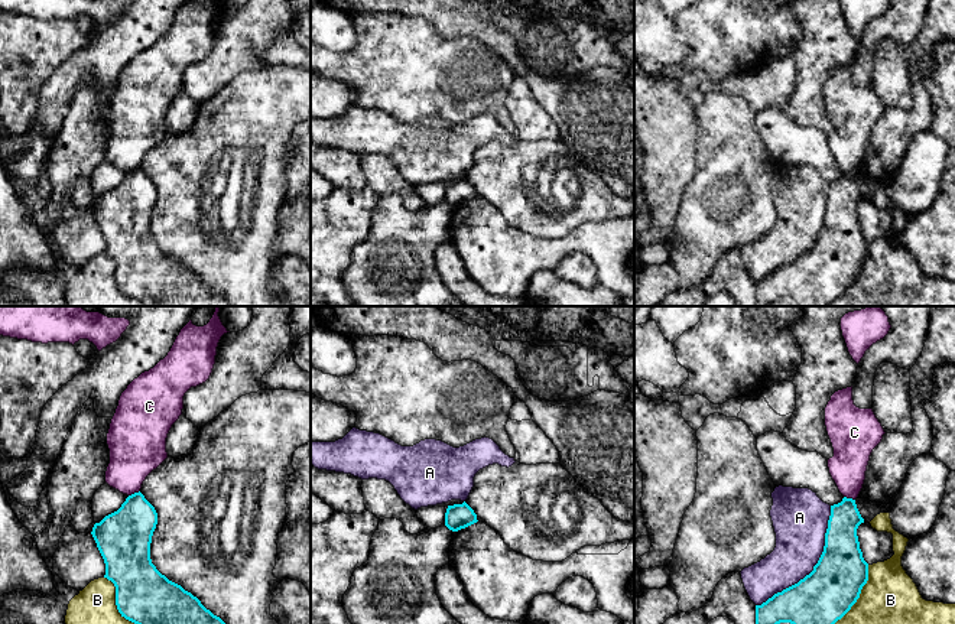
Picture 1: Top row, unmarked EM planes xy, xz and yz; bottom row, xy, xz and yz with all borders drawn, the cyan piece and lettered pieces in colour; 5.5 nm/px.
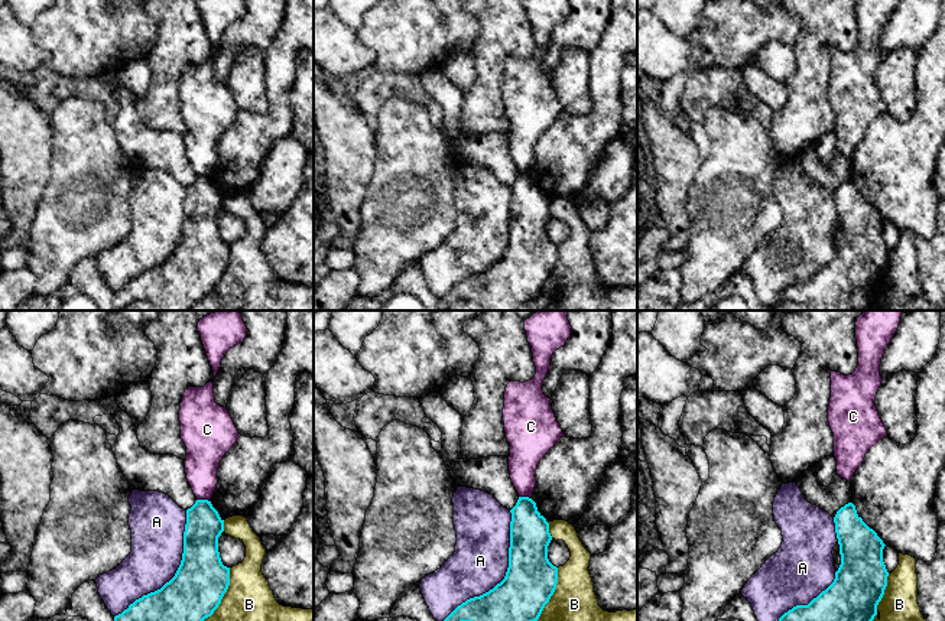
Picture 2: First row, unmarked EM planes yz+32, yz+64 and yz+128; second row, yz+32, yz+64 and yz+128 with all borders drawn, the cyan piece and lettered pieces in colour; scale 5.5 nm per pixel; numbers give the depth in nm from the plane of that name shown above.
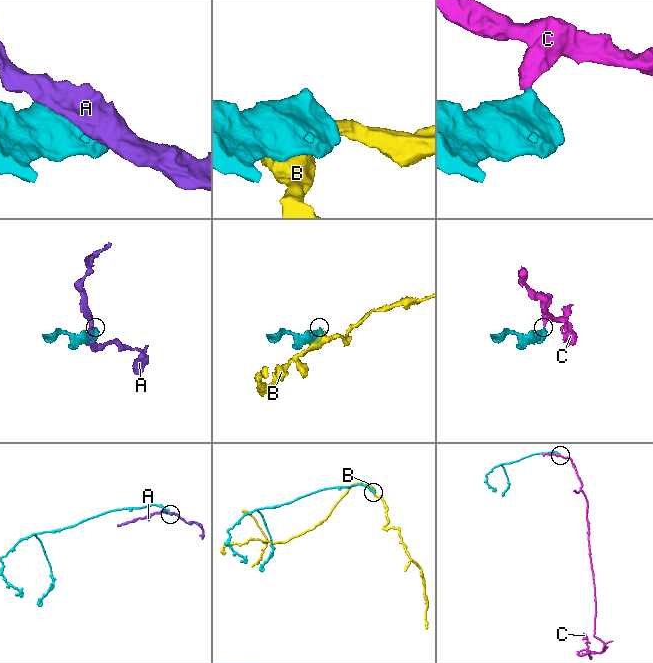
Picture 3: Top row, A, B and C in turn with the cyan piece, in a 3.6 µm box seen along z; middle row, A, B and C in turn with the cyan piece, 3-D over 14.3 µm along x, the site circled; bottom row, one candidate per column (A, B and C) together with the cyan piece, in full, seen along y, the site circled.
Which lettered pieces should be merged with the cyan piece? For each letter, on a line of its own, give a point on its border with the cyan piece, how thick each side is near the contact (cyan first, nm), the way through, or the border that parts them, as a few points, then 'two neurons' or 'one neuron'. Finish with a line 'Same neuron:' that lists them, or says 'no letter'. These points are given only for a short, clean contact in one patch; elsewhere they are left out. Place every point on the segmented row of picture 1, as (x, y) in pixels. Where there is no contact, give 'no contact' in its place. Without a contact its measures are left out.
A: yz (814, 566) | 300/280 nm | two neurons
B: yz (858, 595) | 300/300 nm | two neurons
C: xy (135, 493) | 300/300 nm | along xy (139, 490), (129, 496) | two neurons
Same neuron: no letter

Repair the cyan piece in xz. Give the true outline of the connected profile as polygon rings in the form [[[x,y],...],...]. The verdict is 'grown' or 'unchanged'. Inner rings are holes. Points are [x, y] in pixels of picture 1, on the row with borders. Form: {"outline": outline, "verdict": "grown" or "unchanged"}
{"outline": [[[465,501],[462,504],[448,506],[446,508],[445,526],[452,532],[465,529],[477,521],[477,514]]], "verdict": "unchanged"}

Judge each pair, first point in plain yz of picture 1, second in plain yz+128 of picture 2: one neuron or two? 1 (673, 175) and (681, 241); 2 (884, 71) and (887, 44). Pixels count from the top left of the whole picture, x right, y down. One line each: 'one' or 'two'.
1: one
2: two

